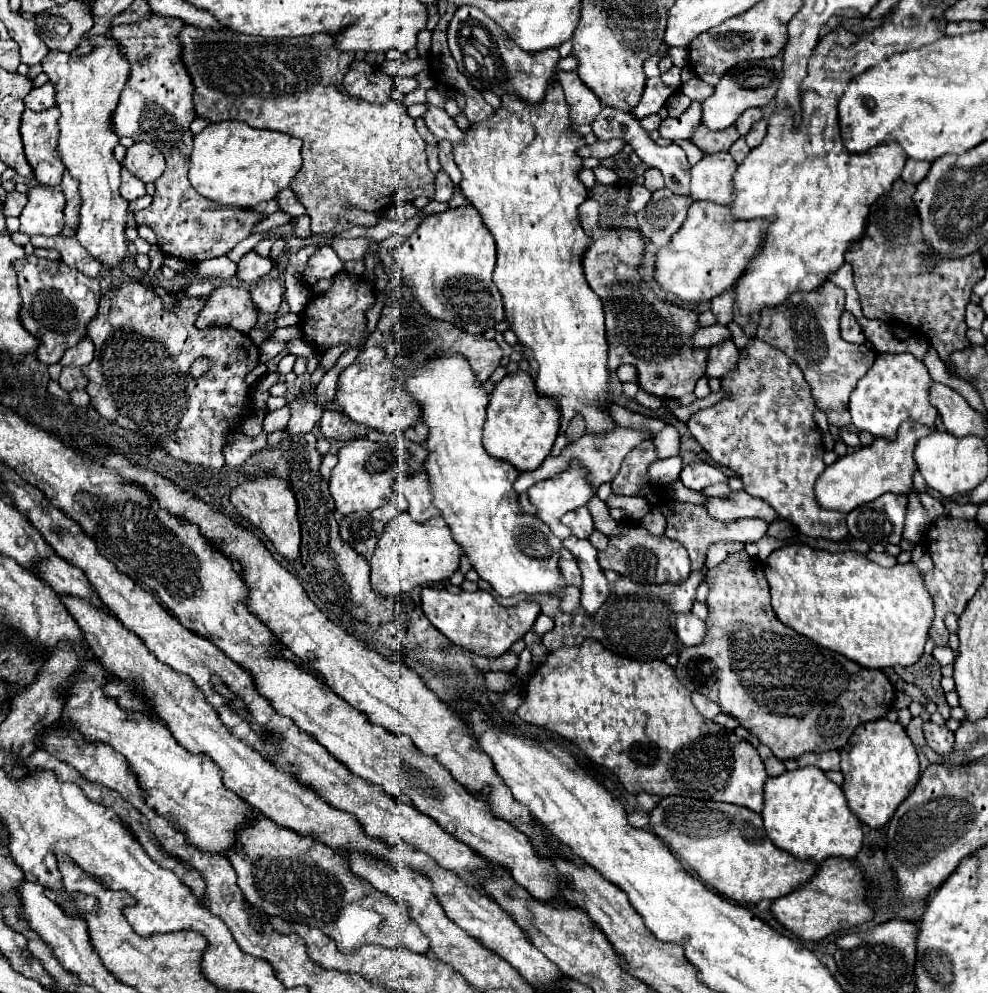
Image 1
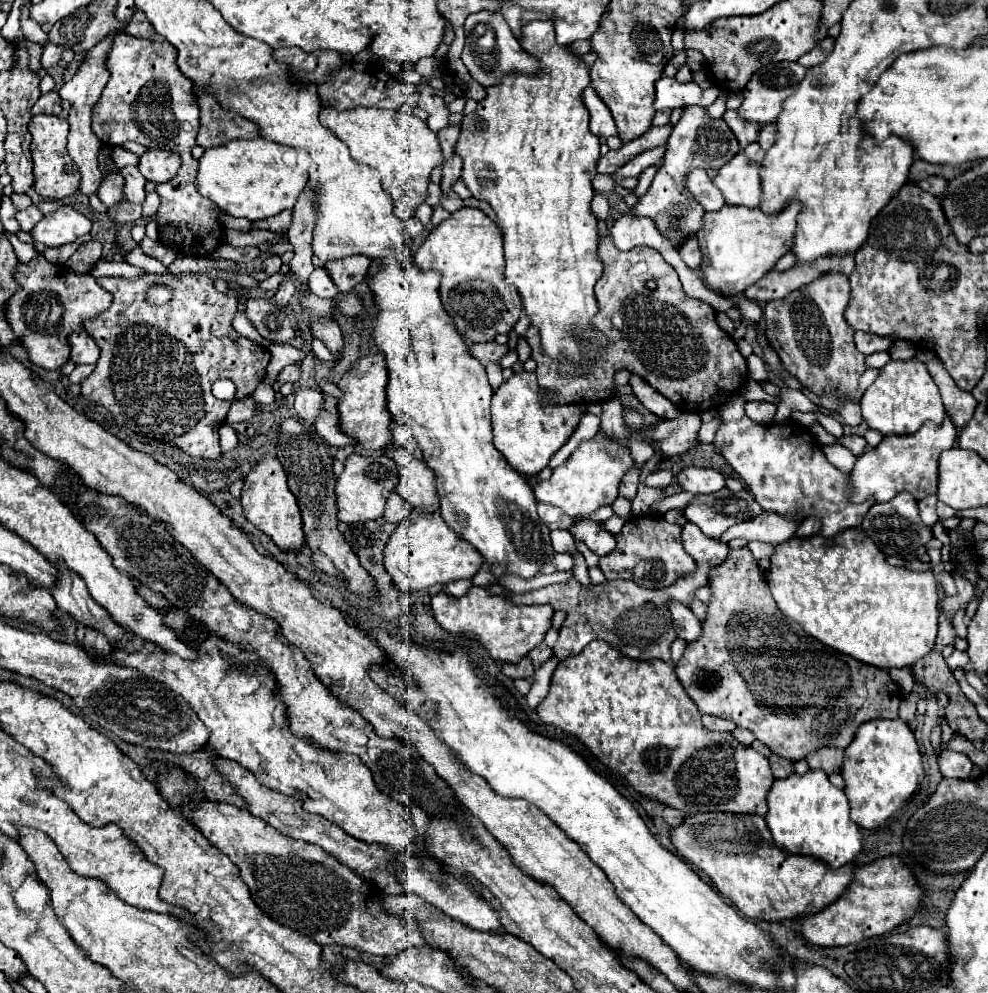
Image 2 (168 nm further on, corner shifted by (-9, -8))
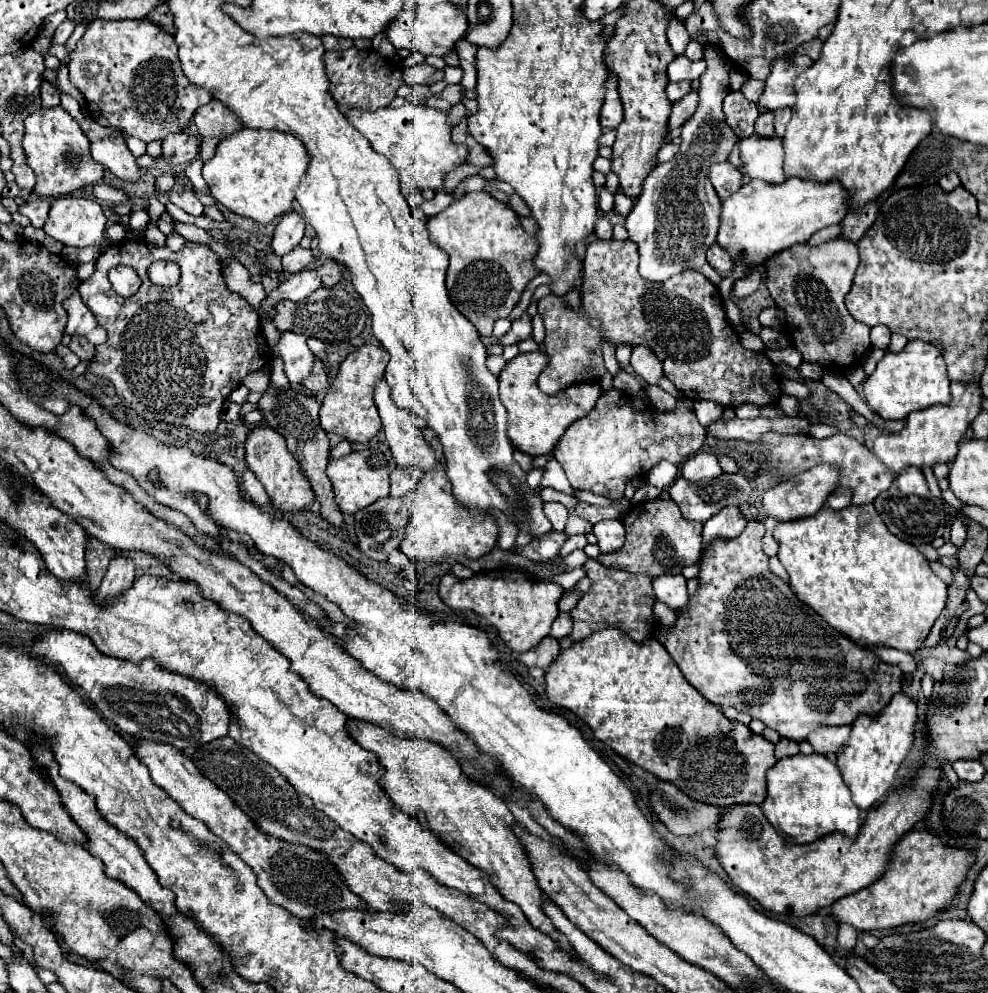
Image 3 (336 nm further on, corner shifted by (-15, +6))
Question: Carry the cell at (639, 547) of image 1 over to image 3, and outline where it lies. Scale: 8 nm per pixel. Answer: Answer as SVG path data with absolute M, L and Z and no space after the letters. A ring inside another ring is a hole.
M646 501L634 505L624 517L622 523L626 527L626 543L616 553L600 555L598 561L604 567L622 569L628 573L646 573L650 577L658 577L660 573L678 575L684 567L696 565L702 555L702 523L688 521L676 509L674 501Z

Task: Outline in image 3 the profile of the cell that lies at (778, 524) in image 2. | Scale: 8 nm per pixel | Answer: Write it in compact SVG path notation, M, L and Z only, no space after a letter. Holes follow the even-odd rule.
M816 465L804 473L788 477L780 485L766 491L764 493L764 509L768 515L772 515L780 521L792 521L792 519L814 515L826 503L826 497L830 493L834 493L834 489L838 487L838 479L840 479L840 471L836 465Z

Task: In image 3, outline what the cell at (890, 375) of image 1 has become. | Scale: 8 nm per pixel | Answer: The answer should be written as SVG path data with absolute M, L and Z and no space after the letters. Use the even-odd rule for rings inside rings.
M912 339L898 353L886 351L882 361L878 361L874 373L868 375L864 381L864 397L868 405L886 421L906 419L912 411L928 409L938 403L950 403L950 379L946 373L940 343Z

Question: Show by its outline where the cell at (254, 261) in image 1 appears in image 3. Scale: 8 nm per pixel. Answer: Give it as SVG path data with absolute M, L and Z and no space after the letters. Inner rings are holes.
M286 213L282 221L274 229L272 237L272 249L276 255L288 253L292 247L296 247L304 237L304 219L298 213Z

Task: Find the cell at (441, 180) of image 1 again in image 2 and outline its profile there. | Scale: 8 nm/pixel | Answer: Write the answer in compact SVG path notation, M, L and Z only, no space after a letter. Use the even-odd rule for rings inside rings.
M454 155L454 159L450 161L444 161L444 175L440 187L446 195L452 193L452 185L456 179L460 179L460 175L462 175L462 159L458 159L458 155Z

